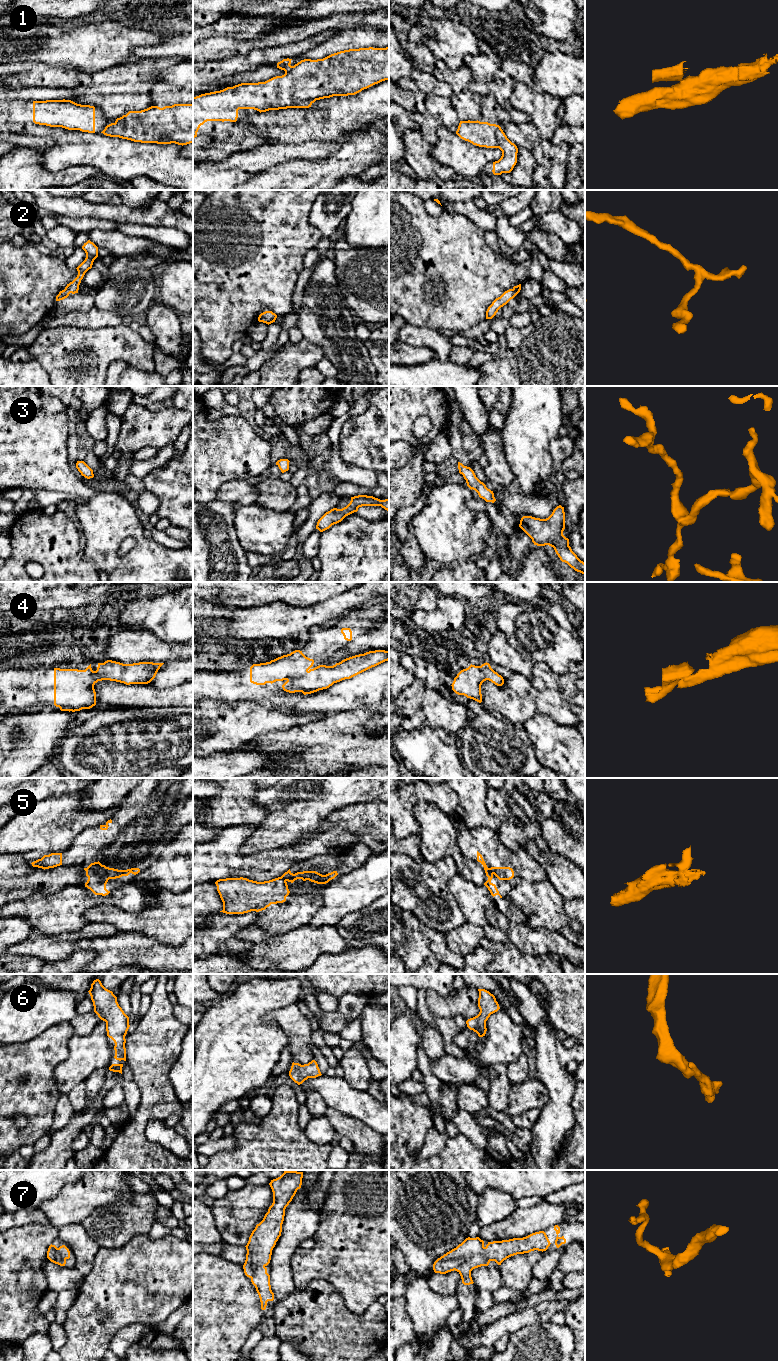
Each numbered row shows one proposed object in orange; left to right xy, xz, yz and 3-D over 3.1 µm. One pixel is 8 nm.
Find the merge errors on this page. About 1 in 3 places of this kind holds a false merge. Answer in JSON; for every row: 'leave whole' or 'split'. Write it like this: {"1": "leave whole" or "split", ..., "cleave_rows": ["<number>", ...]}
{"1": "split", "2": "leave whole", "3": "leave whole", "4": "leave whole", "5": "leave whole", "6": "leave whole", "7": "leave whole", "cleave_rows": ["1"]}

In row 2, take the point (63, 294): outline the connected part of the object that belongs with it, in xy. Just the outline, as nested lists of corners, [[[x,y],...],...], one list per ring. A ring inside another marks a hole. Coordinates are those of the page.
[[[90,240],[84,243],[82,249],[86,253],[86,258],[76,268],[78,271],[78,275],[72,282],[67,284],[64,290],[59,292],[59,294],[56,296],[56,301],[60,301],[67,298],[70,293],[72,294],[78,293],[81,280],[83,279],[85,273],[92,268],[94,260],[98,257],[98,247]]]

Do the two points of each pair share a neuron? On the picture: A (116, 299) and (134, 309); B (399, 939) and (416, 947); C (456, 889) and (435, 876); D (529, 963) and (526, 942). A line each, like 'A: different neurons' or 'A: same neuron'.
A: same neuron
B: same neuron
C: different neurons
D: different neurons

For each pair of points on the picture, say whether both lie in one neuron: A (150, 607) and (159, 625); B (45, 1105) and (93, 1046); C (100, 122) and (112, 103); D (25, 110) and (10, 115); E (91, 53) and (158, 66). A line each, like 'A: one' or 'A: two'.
A: one
B: two
C: two
D: one
E: two

